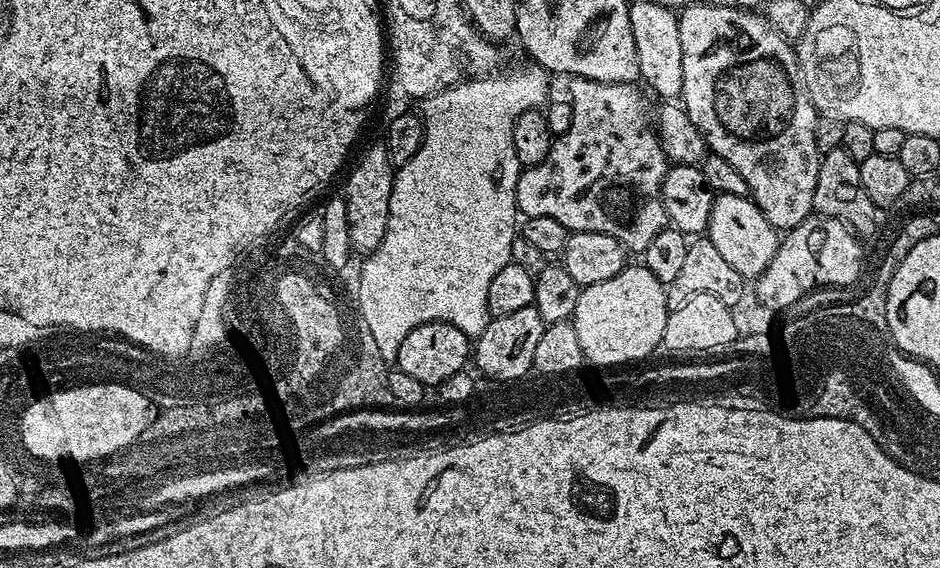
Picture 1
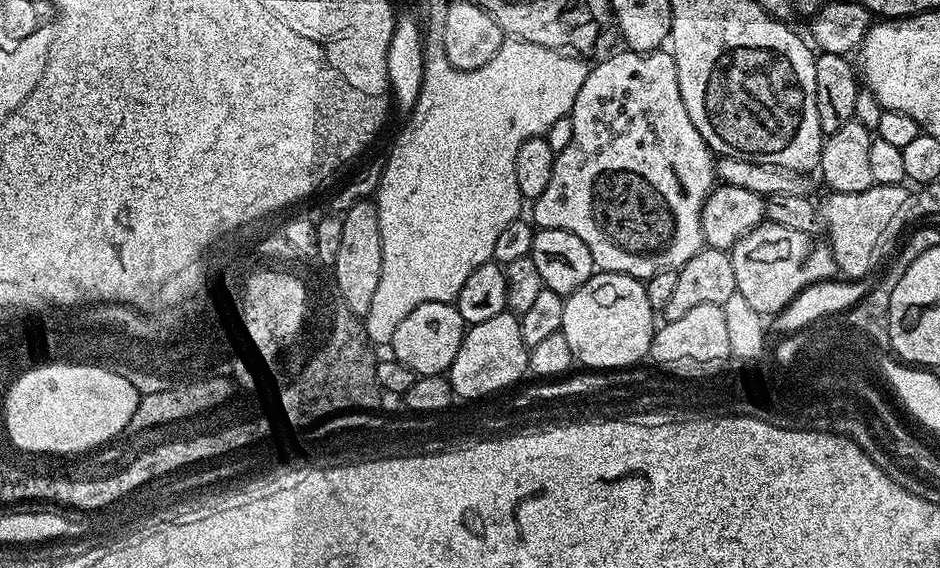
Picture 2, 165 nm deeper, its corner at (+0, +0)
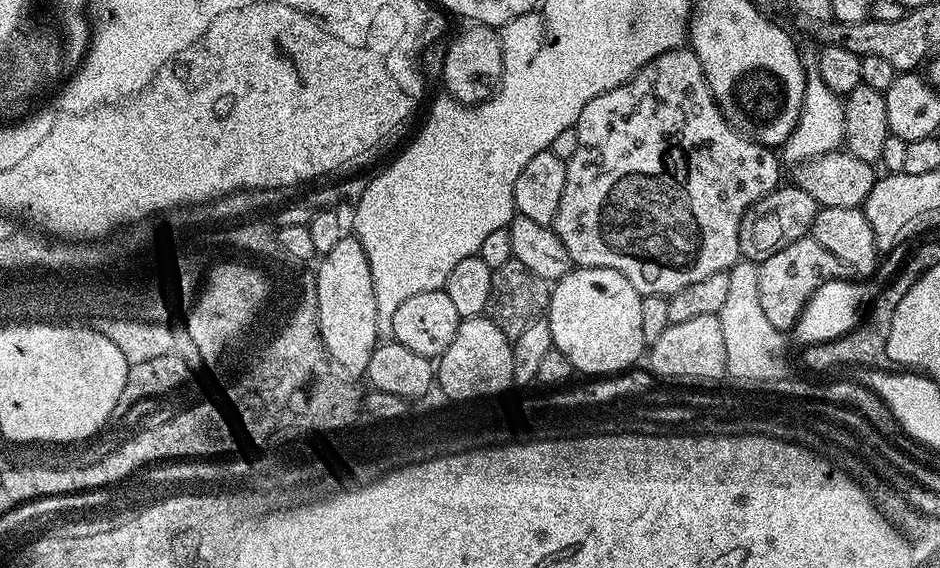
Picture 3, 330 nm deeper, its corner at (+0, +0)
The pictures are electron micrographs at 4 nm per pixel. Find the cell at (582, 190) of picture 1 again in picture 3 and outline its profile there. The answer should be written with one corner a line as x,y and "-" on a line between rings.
688,46
663,52
658,58
646,62
646,66
642,66
642,70
638,70
626,82
622,82
622,86
614,86
614,90
606,90
602,94
598,94
598,98
590,98
590,102
586,102
585,108
582,109
582,114
578,114
574,127
578,134
578,147
575,148
574,154
566,162
566,186
562,189
562,202
558,202
558,214
556,215
554,231
558,234
558,238
562,238
562,246
566,246
566,250
570,250
573,265
582,268
609,268
614,270
618,274
625,276
630,282
630,286
634,286
634,290
638,290
641,296
667,296
670,298
674,294
678,294
686,286
694,286
694,282
702,282
702,278
710,278
710,274
727,272
728,269
734,267
742,259
739,246
739,228
742,226
744,216
749,208
758,203
764,195
770,194
782,184
782,179
780,179
781,157
773,149
766,147
764,144
758,144
756,141
750,140
737,132
735,128
731,128
724,115
720,113
720,107
714,102
712,91
706,82
706,74
702,70
702,62
698,62
696,53

